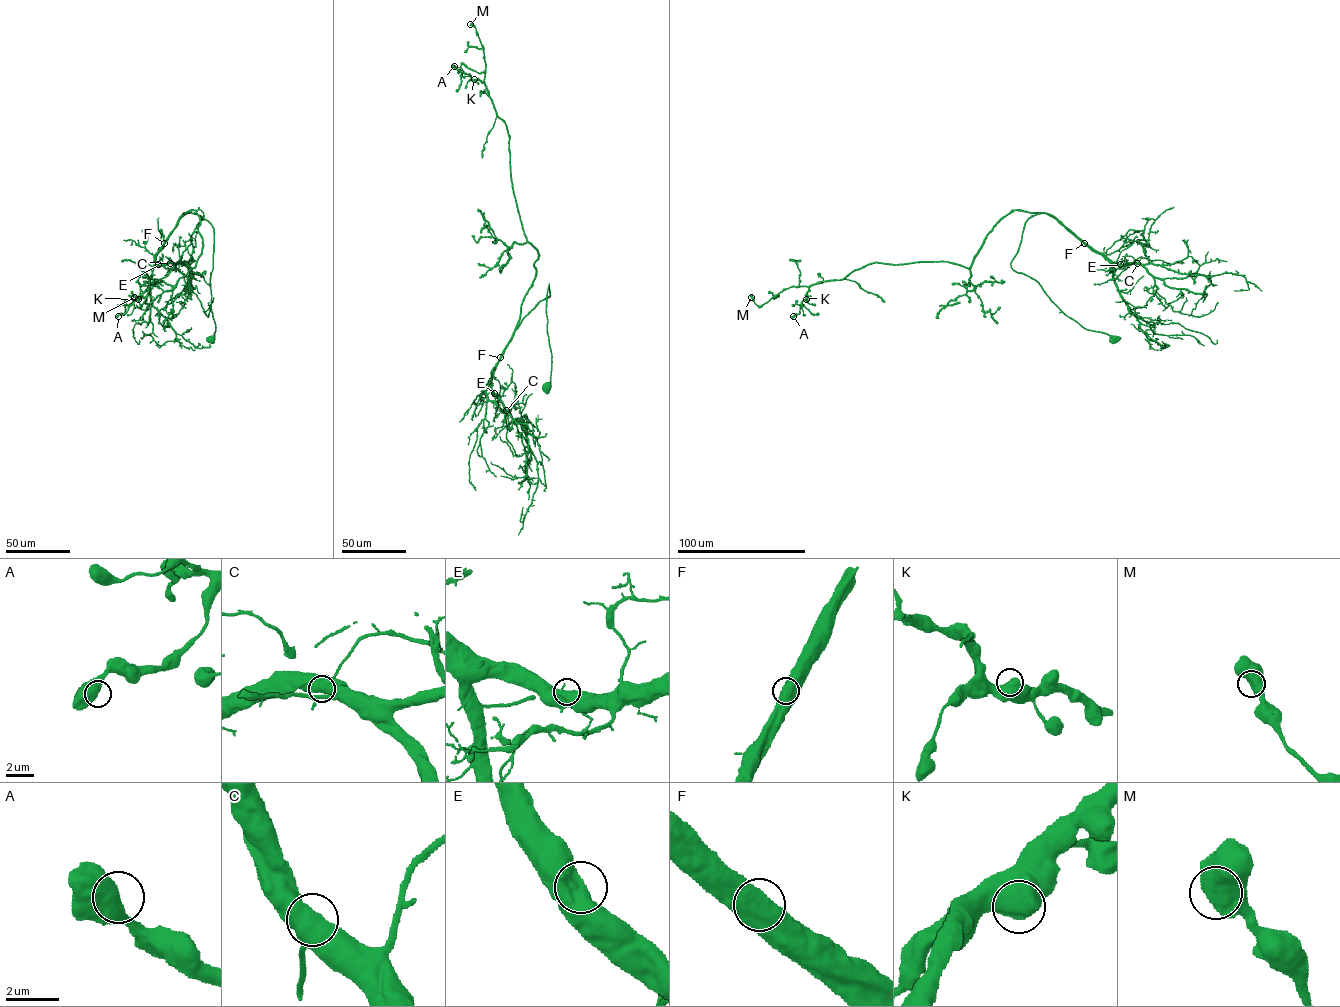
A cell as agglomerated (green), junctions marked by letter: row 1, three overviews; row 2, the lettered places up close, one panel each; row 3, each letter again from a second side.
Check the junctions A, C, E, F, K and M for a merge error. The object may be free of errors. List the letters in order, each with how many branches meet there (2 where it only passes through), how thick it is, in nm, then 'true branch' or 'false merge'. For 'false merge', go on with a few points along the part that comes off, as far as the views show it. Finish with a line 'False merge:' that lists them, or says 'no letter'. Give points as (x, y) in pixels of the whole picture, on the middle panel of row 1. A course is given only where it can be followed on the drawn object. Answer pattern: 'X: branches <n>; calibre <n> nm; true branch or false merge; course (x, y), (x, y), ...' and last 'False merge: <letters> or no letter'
A: branches 1; calibre 1000 nm; true branch
C: branches 1; calibre 800 nm; true branch
E: branches 1; calibre 850 nm; true branch
F: branches 1; calibre 950 nm; true branch
K: branches 1; calibre 850 nm; true branch
M: branches 1; calibre 850 nm; true branch
False merge: no letter

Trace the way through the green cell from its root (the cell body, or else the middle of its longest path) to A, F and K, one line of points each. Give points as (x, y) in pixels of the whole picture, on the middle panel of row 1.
A: (546, 386), (549, 283), (549, 296), (516, 327), (538, 254), (519, 214), (506, 125), (485, 83), (454, 66)
F: (546, 386), (551, 367), (546, 315), (549, 283), (549, 296), (523, 319), (500, 357)
K: (546, 386), (549, 283), (549, 296), (517, 328), (538, 254), (519, 214), (506, 125), (486, 86), (474, 79)

